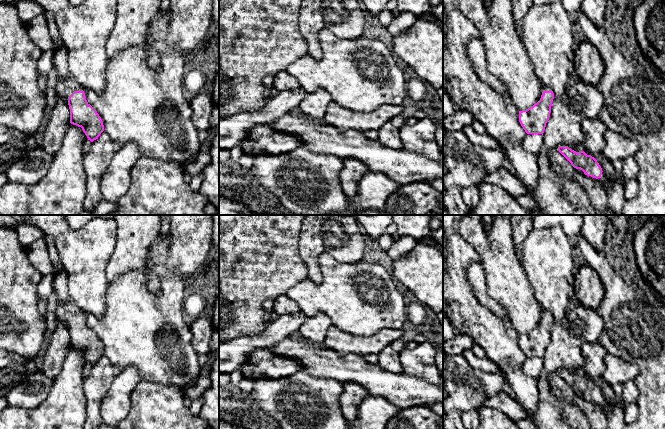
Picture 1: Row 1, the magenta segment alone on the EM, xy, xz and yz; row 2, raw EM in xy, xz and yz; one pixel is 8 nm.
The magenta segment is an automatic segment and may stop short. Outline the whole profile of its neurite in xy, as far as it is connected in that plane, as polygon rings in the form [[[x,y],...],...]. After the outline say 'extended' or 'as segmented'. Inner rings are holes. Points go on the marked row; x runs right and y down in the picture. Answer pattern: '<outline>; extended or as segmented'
[[[75,80],[57,81],[56,95],[68,100],[70,123],[81,127],[87,138],[93,142],[104,131],[104,125],[97,111],[87,102],[84,91]]]; extended

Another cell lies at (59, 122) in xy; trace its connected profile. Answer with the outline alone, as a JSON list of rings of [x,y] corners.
[[[56,95],[55,107],[43,131],[42,148],[47,153],[55,155],[61,149],[64,136],[70,124],[68,99]]]

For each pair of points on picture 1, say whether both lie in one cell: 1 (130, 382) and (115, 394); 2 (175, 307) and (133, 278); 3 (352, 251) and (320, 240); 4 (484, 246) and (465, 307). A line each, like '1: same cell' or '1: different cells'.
1: same cell
2: same cell
3: same cell
4: different cells

